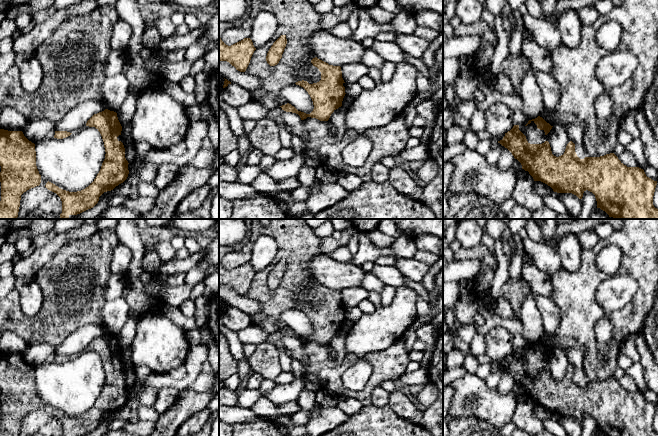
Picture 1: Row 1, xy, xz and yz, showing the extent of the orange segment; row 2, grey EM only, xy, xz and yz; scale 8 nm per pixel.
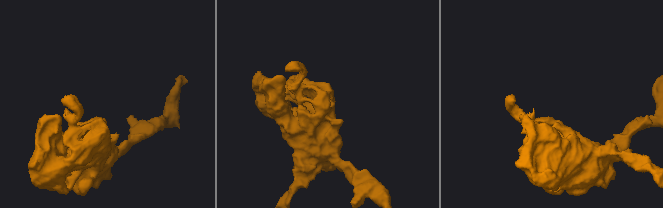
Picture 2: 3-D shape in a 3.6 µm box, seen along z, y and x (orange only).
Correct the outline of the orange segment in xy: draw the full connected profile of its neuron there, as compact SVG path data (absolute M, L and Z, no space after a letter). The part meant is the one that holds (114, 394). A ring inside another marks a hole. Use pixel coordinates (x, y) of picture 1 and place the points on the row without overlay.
M105 333L94 338L86 350L95 351L100 356L106 376L105 383L94 405L81 415L69 416L49 405L46 407L45 411L60 421L62 436L84 436L93 432L104 416L123 407L129 398L124 369L117 363L122 355L117 337Z

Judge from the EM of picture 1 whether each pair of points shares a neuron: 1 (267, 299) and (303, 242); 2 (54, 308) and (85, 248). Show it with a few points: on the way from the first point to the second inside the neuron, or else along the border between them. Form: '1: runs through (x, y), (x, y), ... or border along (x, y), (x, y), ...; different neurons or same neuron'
1: runs through (283, 290), (297, 276), (297, 258); same neuron
2: runs through (69, 293), (87, 275), (87, 263); same neuron

